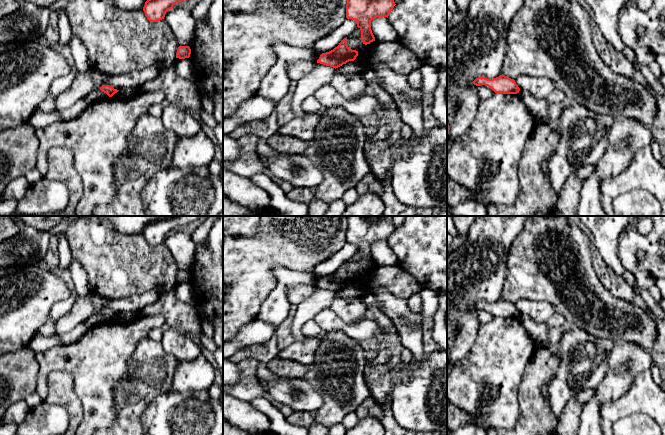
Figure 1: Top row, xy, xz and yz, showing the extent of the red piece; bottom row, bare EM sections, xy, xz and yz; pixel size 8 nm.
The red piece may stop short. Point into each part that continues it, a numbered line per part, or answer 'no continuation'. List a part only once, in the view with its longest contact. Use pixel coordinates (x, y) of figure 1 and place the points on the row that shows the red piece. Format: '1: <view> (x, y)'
no continuation

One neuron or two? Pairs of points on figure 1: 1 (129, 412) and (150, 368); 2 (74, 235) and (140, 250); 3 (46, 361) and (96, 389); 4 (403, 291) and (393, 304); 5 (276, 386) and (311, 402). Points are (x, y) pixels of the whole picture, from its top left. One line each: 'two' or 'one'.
1: one
2: one
3: one
4: two
5: one

